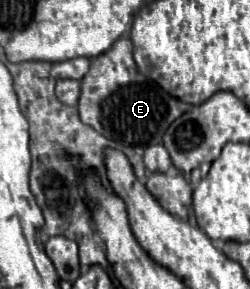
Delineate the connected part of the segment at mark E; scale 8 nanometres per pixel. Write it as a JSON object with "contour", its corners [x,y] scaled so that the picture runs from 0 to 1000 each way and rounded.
{"contour":[[[504,125],[472,131],[432,180],[368,201],[360,242],[328,270],[320,291],[328,291],[328,325],[320,325],[320,346],[312,346],[312,381],[320,381],[328,422],[368,436],[384,457],[400,457],[408,471],[464,491],[488,512],[536,512],[544,505],[544,512],[576,519],[584,505],[648,498],[648,471],[656,471],[664,443],[752,381],[744,353],[680,332],[624,284],[608,284],[600,270],[584,270],[576,256],[552,249],[544,215],[528,201],[528,145]]]}

